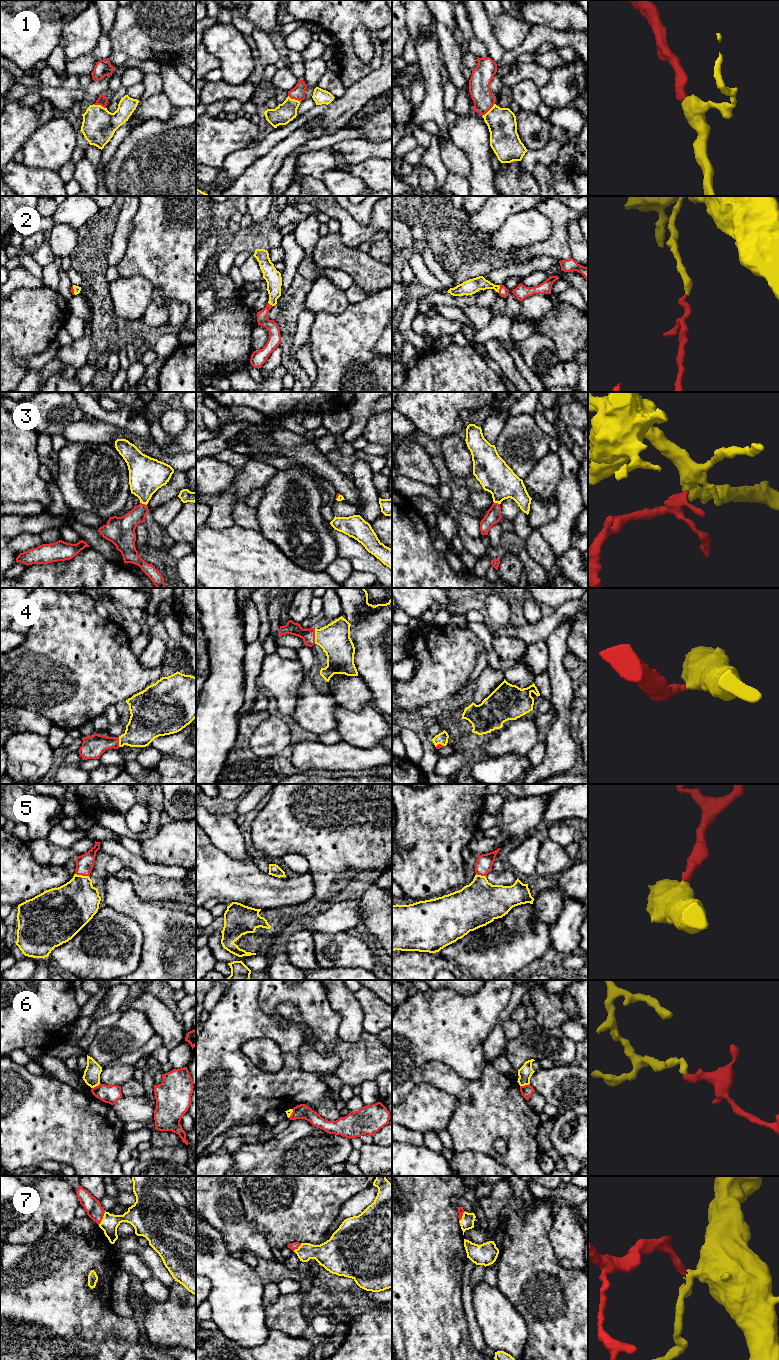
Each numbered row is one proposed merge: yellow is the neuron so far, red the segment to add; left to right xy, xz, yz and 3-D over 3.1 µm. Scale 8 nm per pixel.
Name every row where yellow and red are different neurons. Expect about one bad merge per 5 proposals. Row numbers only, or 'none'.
6

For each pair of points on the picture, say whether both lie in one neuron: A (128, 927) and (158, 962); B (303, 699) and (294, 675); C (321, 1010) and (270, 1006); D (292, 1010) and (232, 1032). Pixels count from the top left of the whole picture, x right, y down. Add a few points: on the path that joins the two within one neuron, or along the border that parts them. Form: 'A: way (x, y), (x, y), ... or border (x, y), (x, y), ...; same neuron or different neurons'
A: border (135, 922), (142, 934), (142, 953), (137, 967); different neurons
B: border (304, 679), (295, 694), (295, 707), (293, 709); different neurons
C: way (308, 1001), (303, 996), (283, 996); same neuron
D: border (276, 1010), (292, 1021), (302, 1025); different neurons

